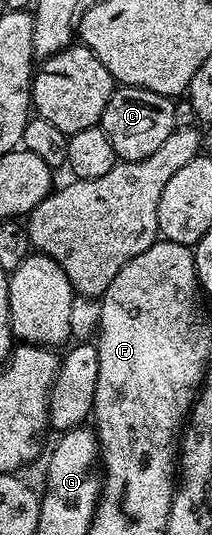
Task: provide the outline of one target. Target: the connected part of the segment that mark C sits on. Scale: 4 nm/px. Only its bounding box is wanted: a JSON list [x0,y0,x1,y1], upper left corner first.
[101,86,175,163]

